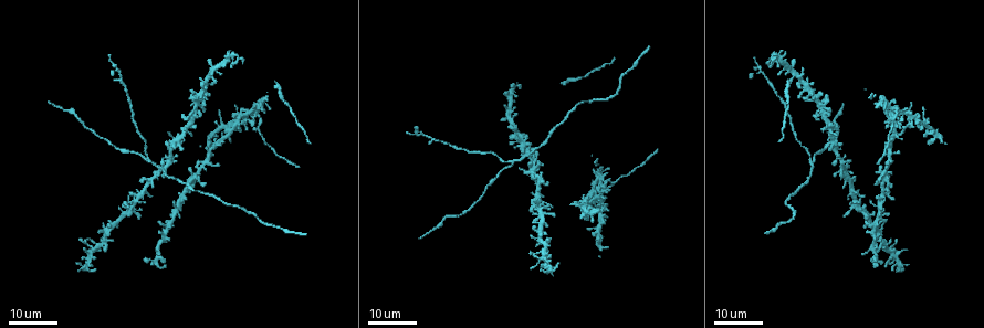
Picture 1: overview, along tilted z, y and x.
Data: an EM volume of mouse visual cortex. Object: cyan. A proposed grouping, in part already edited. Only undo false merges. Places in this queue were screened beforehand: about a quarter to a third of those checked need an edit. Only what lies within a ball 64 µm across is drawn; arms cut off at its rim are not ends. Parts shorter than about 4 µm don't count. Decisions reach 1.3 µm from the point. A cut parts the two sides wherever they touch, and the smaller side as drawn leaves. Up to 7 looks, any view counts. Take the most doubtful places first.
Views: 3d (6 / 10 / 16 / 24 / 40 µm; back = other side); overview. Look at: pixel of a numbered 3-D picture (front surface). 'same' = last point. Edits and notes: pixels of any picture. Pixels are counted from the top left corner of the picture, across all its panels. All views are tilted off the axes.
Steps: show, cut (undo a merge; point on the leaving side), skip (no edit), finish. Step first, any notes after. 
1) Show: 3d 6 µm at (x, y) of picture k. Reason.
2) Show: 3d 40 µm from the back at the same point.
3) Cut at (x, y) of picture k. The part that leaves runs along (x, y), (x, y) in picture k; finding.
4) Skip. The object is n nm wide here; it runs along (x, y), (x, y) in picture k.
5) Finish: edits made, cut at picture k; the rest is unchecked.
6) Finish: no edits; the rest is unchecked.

Show: 3d 24 µm at (168, 157) of picture 1. Two arms in line, one across.

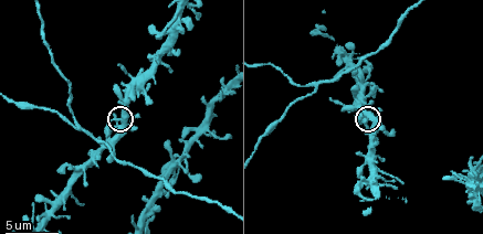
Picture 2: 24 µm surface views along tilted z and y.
Show: 3d 6 µm at (123, 118) of picture 2. Zoom in.

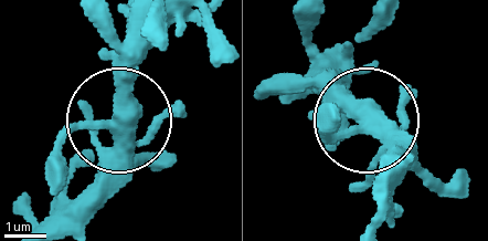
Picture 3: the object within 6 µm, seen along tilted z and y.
Skip. The side arm is 48 µm long; 3 arms meet here; all the same cell.

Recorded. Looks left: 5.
Show: 3d 16 µm at (474, 187) of picture 2.

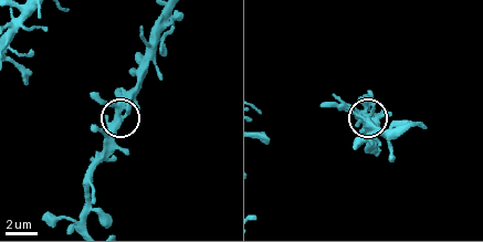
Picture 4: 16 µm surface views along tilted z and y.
Skip. One cell here.

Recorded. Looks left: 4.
Show: 3d 10 µm at (313, 84) of picture 2. Side arm on a straight run.

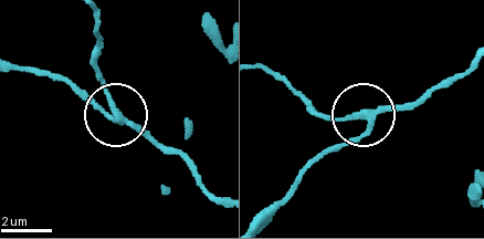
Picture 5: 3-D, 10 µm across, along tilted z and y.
Show: 3d 10 µm from the back at (116, 117) of picture 5. From behind.

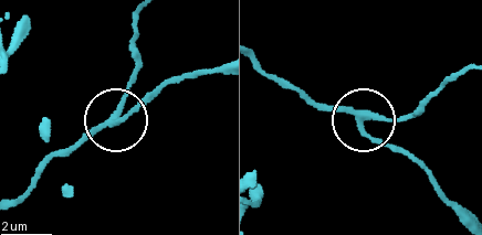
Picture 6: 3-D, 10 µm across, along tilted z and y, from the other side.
Skip. Continuous, no second cell.

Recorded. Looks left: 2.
Finish: no edits; the rest is unchecked.

